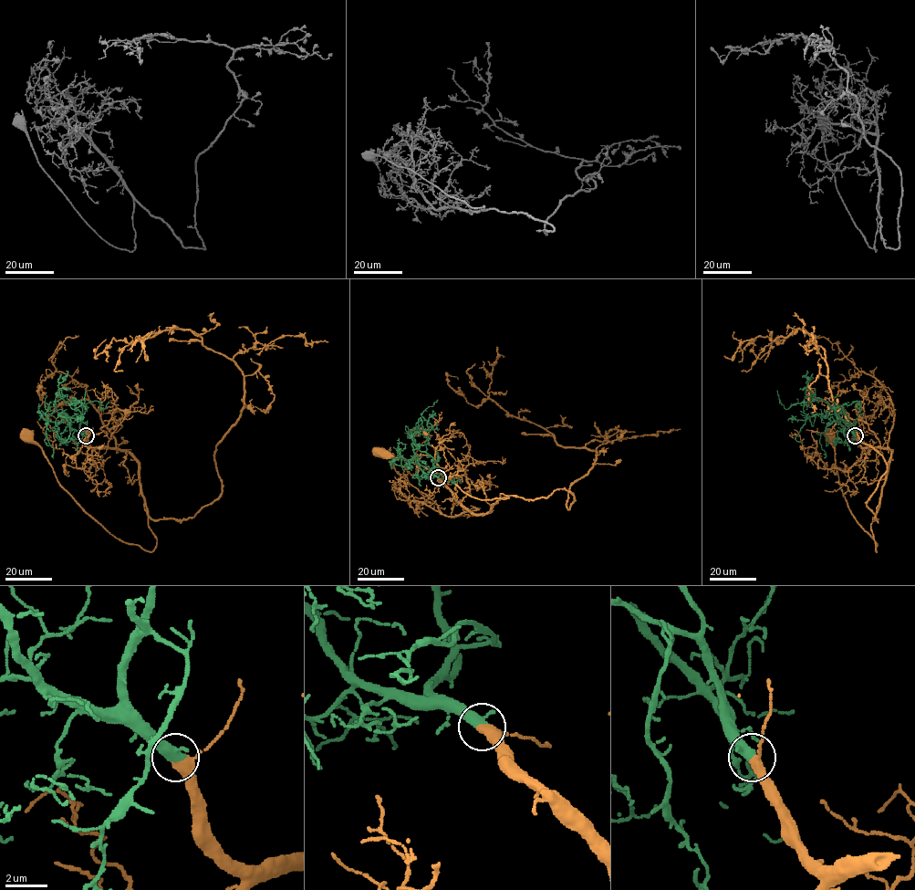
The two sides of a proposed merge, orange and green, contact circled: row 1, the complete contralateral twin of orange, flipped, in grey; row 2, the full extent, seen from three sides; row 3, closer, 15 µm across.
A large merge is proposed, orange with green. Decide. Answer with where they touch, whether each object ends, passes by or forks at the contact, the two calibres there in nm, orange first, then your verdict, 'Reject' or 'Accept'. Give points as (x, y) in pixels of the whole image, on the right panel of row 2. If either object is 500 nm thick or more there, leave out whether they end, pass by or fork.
Place: (855, 435). Thickness 380 nm (orange) against 550 nm. Accept

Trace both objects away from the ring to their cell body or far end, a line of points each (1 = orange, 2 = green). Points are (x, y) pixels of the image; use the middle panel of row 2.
1: (438, 477), (473, 513), (486, 513), (501, 494), (509, 497), (473, 497), (436, 472), (378, 452)
2: (438, 477), (431, 473), (433, 459), (425, 451), (431, 425), (421, 415), (438, 399)

